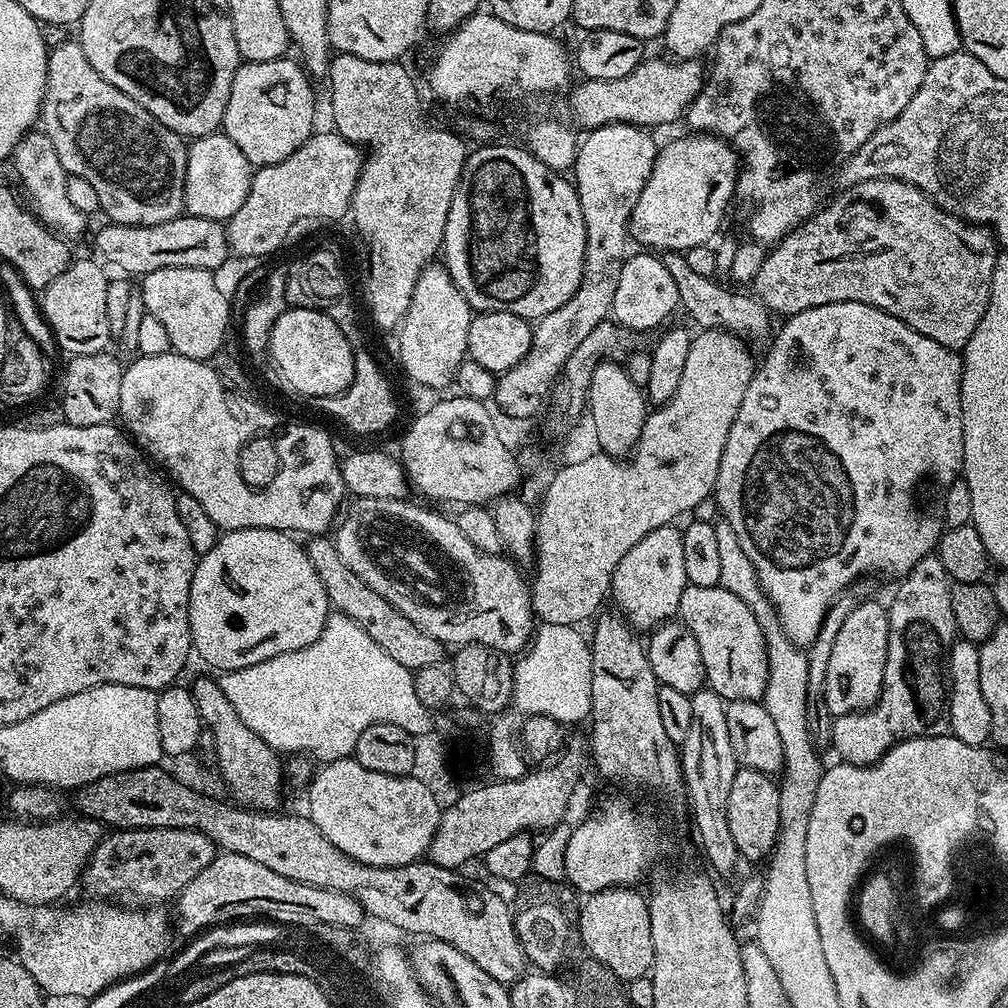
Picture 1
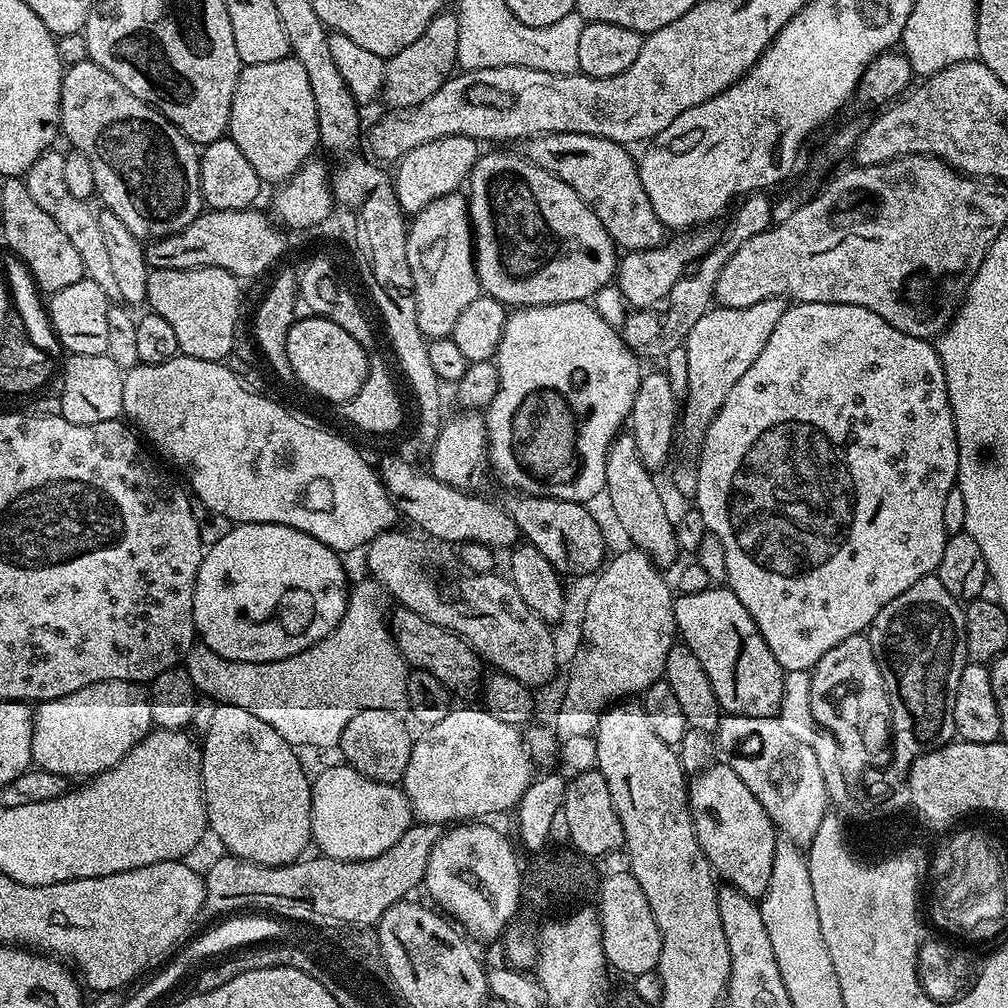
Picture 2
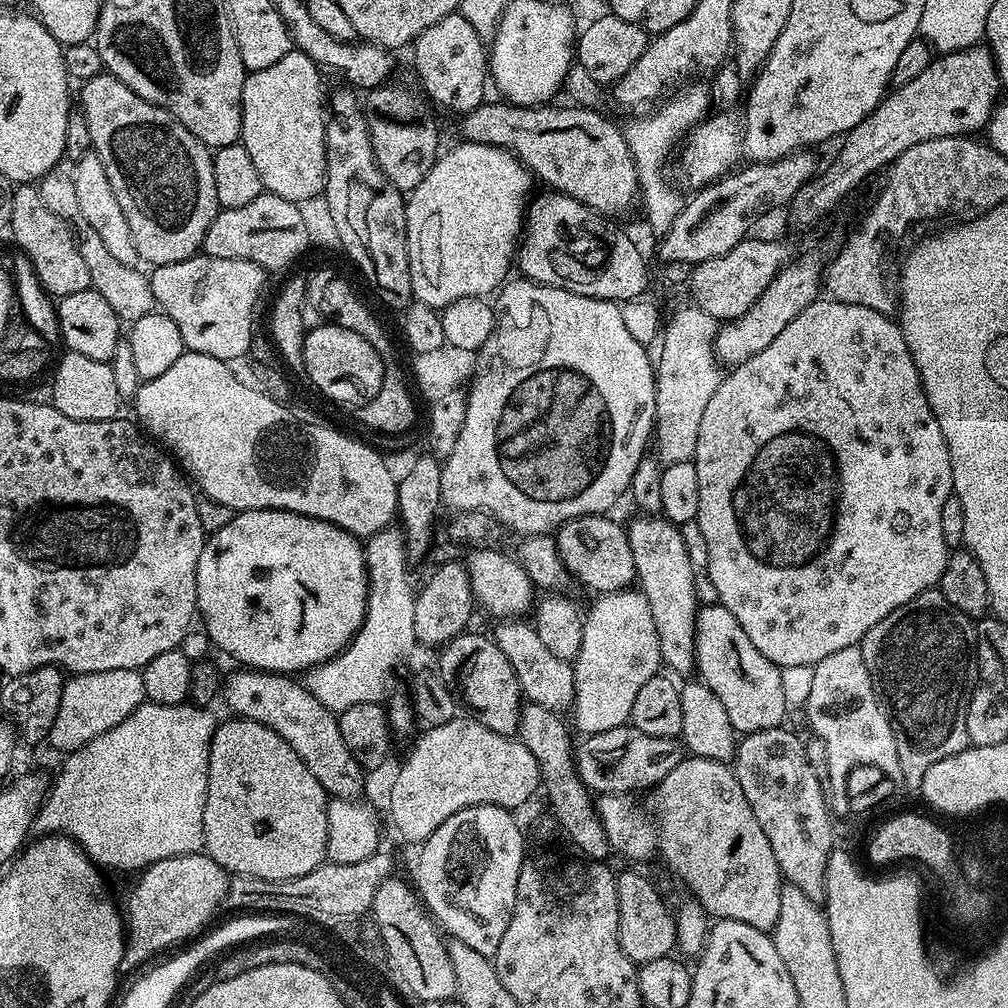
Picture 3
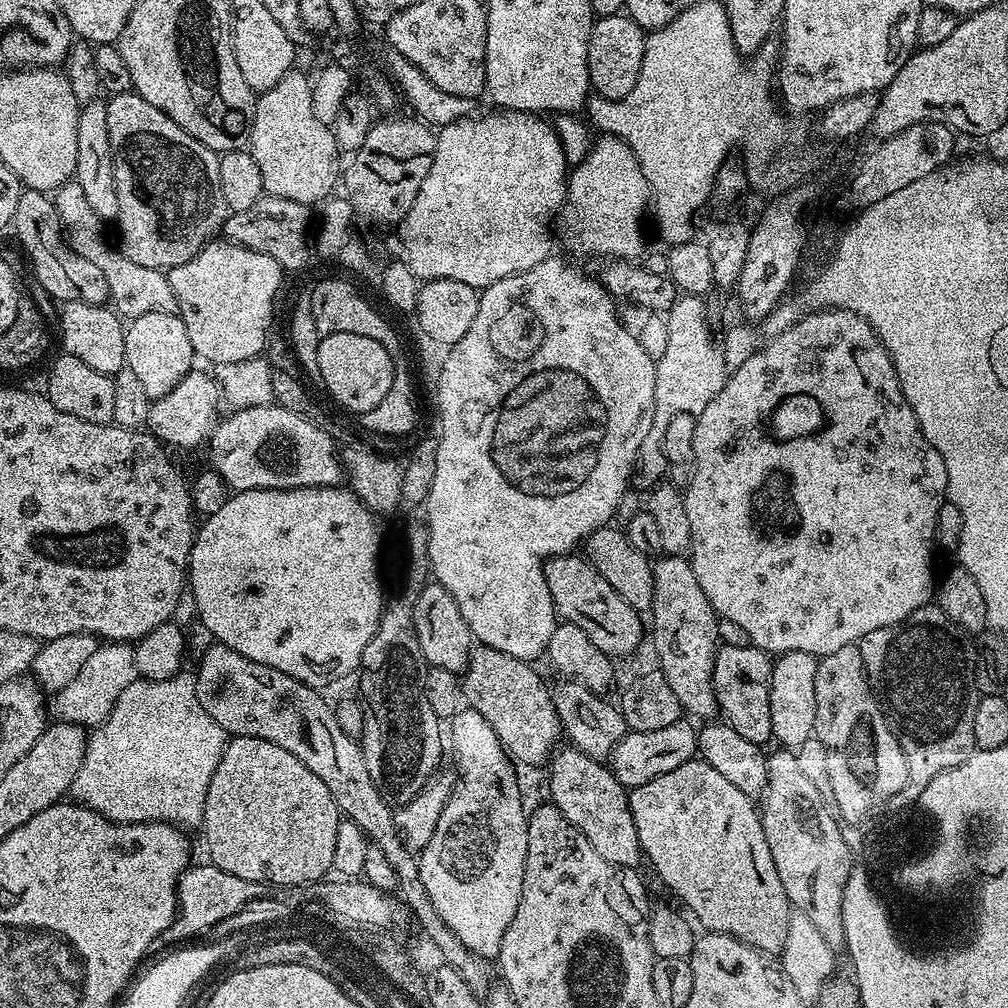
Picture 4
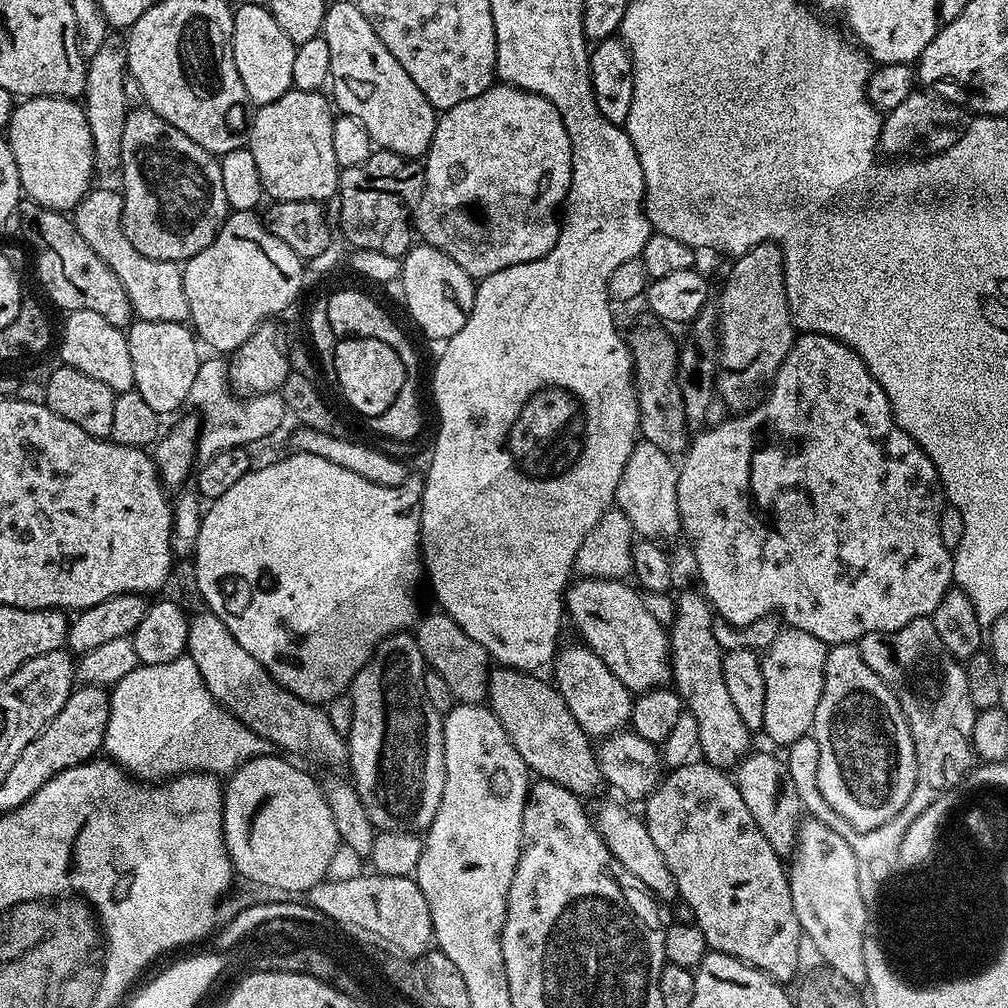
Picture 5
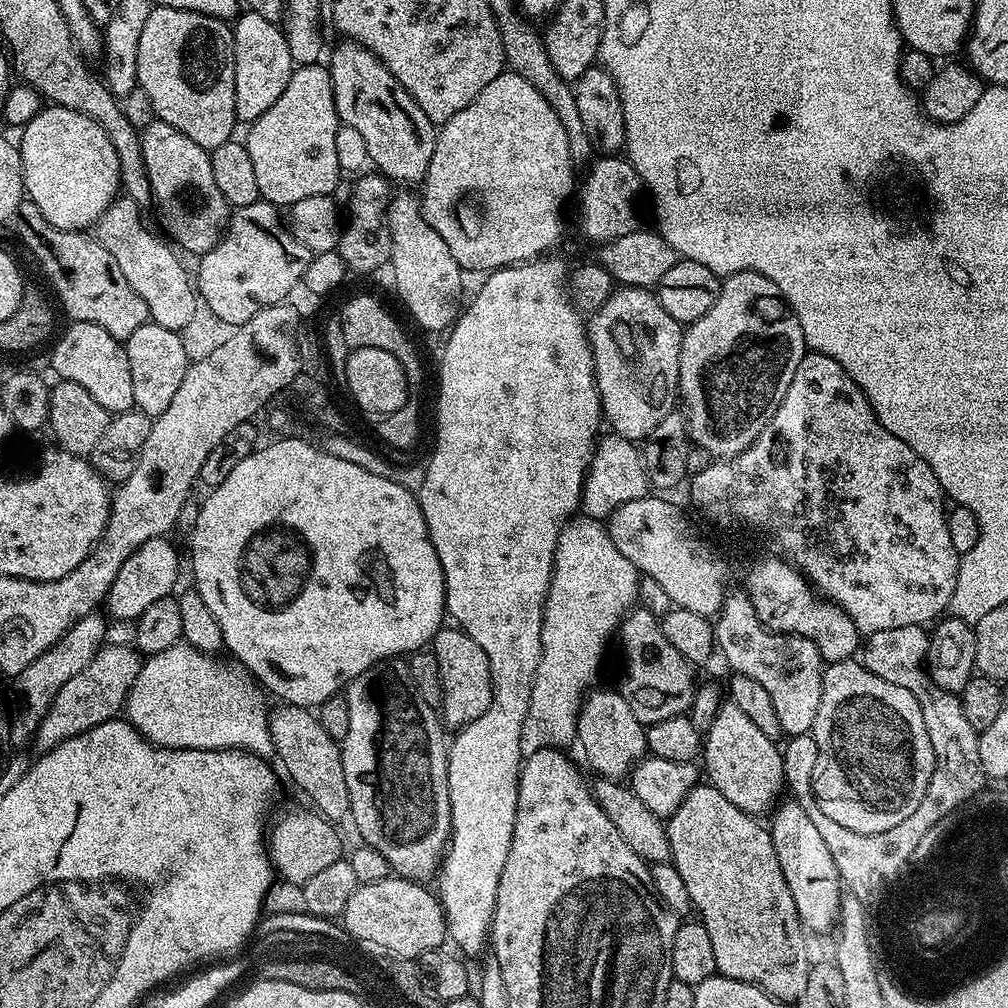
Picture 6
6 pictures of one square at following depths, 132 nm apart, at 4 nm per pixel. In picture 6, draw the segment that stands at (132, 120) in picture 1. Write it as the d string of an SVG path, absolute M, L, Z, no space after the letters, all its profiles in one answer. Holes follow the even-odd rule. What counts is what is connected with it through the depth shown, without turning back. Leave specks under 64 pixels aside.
M158 119L140 132L140 141L148 184L152 187L154 205L160 211L160 224L168 231L167 239L180 250L185 248L195 254L210 251L224 235L230 209L218 186L214 186L209 149Z

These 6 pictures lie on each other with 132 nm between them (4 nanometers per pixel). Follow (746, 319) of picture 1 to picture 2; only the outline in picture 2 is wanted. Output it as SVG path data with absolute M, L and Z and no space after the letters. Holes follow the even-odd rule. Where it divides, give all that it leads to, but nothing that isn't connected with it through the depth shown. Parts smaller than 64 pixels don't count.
M558 132L530 136L523 141L522 148L524 148L522 149L523 155L531 164L537 164L542 170L554 174L554 178L566 182L566 186L570 186L592 207L594 214L598 214L598 222L602 222L602 226L606 226L617 249L624 252L641 252L658 248L665 243L664 223L658 218L658 214L654 214L654 206L650 206L650 198L646 198L646 186L642 186L637 157L635 155L632 157L628 153L631 151L625 145L615 144L606 138L598 138L594 134Z

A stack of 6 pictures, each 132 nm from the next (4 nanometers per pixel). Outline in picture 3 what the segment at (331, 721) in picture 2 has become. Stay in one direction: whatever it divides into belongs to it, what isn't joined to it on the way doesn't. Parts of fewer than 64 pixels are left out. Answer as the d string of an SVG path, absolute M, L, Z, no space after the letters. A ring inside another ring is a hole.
M389 526L381 531L375 532L367 537L363 545L364 565L370 570L376 568L392 568L392 584L380 589L380 580L376 574L368 577L368 605L364 611L364 620L360 623L360 628L353 636L350 643L344 647L344 651L338 656L333 656L324 664L318 664L315 668L309 668L303 677L302 683L308 688L322 706L326 706L334 714L345 712L350 706L358 706L362 702L379 704L389 695L392 688L392 675L396 672L396 667L400 664L400 659L411 650L417 647L418 641L414 634L414 606L416 605L416 592L412 584L408 581L408 567L410 561L408 552L404 549L404 533L399 527Z

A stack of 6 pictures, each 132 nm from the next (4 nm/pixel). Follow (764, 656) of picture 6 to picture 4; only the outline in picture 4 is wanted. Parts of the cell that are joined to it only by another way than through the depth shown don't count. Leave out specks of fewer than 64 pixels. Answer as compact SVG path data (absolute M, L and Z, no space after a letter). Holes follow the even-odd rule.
M805 651L785 652L773 661L770 684L771 732L781 747L795 750L815 733L817 703L814 674L817 663L817 657L806 654Z

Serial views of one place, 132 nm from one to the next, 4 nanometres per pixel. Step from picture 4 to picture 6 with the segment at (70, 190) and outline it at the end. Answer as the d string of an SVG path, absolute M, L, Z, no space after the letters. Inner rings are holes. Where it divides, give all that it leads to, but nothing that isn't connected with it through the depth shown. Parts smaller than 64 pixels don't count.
M117 195L96 221L94 235L102 242L102 246L106 246L106 250L110 250L110 254L114 254L114 262L118 262L126 282L130 282L130 290L134 290L134 294L146 302L151 323L166 326L166 330L175 332L191 329L194 324L192 319L196 316L196 304L198 308L198 292L190 279L190 272L176 257L177 249L163 239L160 241L144 225L140 208L141 205L134 198Z

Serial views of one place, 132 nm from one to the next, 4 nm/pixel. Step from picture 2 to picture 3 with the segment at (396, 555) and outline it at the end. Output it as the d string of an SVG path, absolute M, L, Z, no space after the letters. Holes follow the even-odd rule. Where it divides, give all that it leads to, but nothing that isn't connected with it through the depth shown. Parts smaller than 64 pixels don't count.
M508 618L494 631L496 645L510 658L510 666L514 666L514 674L520 683L521 693L531 703L546 706L546 710L567 713L572 707L572 664L567 660L550 654L550 646L538 638L535 627L531 623L523 624L520 618Z

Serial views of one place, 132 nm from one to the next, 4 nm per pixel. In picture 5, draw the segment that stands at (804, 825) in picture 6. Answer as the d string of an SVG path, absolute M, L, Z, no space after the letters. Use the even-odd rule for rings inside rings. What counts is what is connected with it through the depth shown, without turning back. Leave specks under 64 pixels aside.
M749 751L748 755L735 765L736 788L742 794L742 802L746 802L746 810L750 810L754 822L758 822L758 830L766 834L770 846L781 858L788 858L793 855L798 844L798 817L802 812L798 789L794 787L787 763L781 757L779 760L772 752L756 751Z

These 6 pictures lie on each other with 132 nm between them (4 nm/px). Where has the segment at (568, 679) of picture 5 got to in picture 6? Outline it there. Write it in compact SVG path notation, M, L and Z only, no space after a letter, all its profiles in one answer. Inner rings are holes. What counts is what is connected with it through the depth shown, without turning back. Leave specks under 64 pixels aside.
M592 690L585 695L580 706L576 723L576 740L584 747L584 756L588 764L605 780L620 780L627 777L638 761L643 760L648 752L648 733L646 726L634 718L630 702L623 691L596 692Z

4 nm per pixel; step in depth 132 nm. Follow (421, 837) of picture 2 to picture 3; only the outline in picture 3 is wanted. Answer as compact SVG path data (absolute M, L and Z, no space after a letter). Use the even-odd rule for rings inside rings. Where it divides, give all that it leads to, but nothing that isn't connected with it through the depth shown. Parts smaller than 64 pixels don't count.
M378 850L370 858L362 858L362 862L350 862L349 864L325 862L314 870L310 870L310 874L302 874L302 878L293 880L259 880L253 876L236 876L228 885L226 904L227 907L240 908L236 910L243 910L248 914L270 914L277 908L285 908L307 914L321 915L322 912L327 912L348 919L360 918L371 909L378 886L382 886L382 882L386 882L393 872L391 858L384 853L384 850Z

